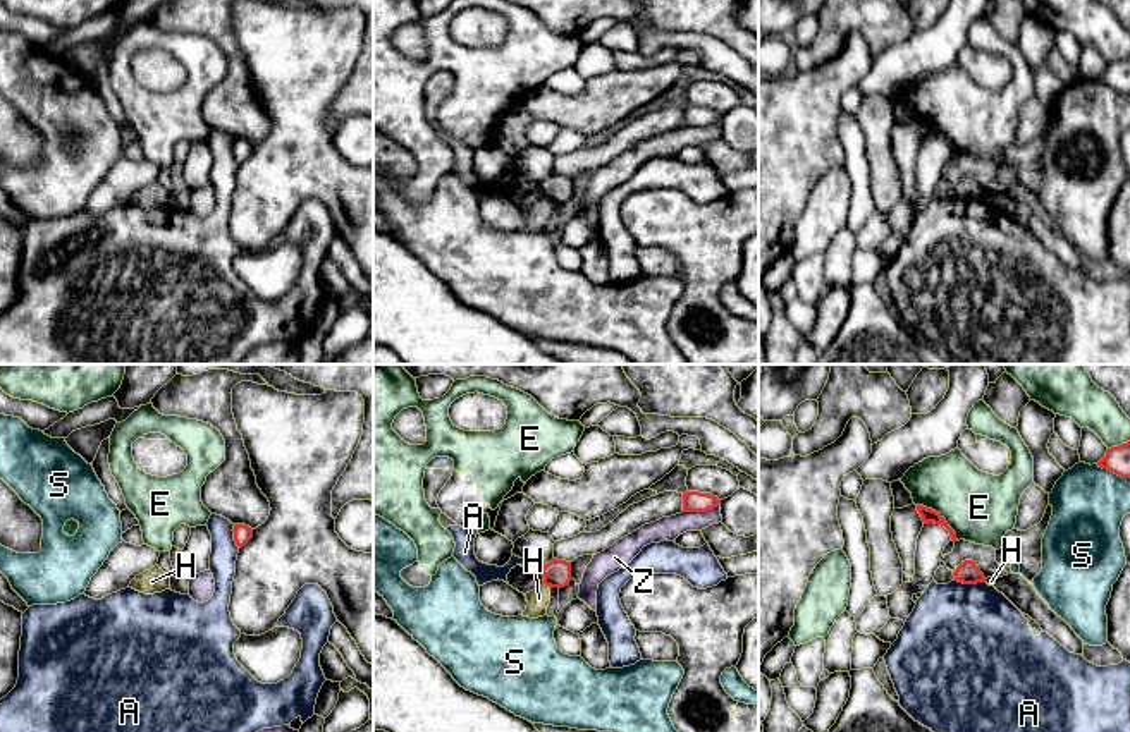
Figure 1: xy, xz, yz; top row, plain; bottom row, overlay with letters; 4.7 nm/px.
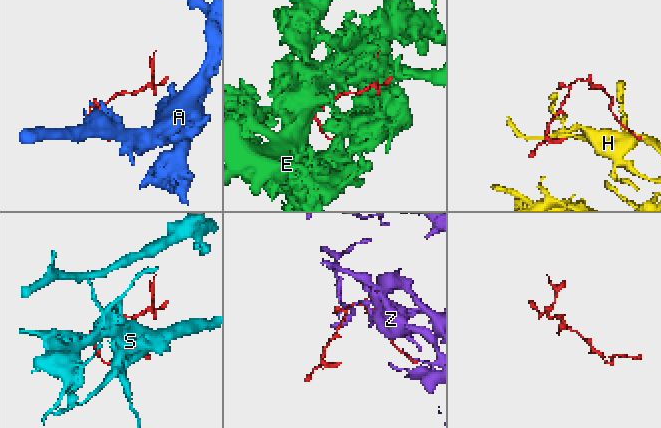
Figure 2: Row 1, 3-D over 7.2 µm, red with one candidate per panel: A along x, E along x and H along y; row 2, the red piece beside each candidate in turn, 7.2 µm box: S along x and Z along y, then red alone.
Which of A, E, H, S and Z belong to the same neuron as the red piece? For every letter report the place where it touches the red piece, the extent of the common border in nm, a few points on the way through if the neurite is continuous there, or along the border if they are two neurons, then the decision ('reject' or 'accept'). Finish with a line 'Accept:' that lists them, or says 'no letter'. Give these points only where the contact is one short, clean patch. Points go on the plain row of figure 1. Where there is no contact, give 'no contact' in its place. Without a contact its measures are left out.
A: yz (969, 198) | 150 nm | reject
E: yz (939, 131) | 260 nm | reject
H: xz (546, 200) | 30 nm | along xz (544, 198), (547, 201) | reject
S: yz (1113, 86) | 170 nm | reject
Z: xz (700, 126) | 180 nm | reject
Accept: no letter

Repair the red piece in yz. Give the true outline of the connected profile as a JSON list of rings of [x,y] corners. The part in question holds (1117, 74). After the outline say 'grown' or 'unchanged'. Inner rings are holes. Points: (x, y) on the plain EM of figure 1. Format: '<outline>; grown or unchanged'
[[[1130,57],[1108,64],[1097,81],[1121,93],[1130,93]]]; unchanged

